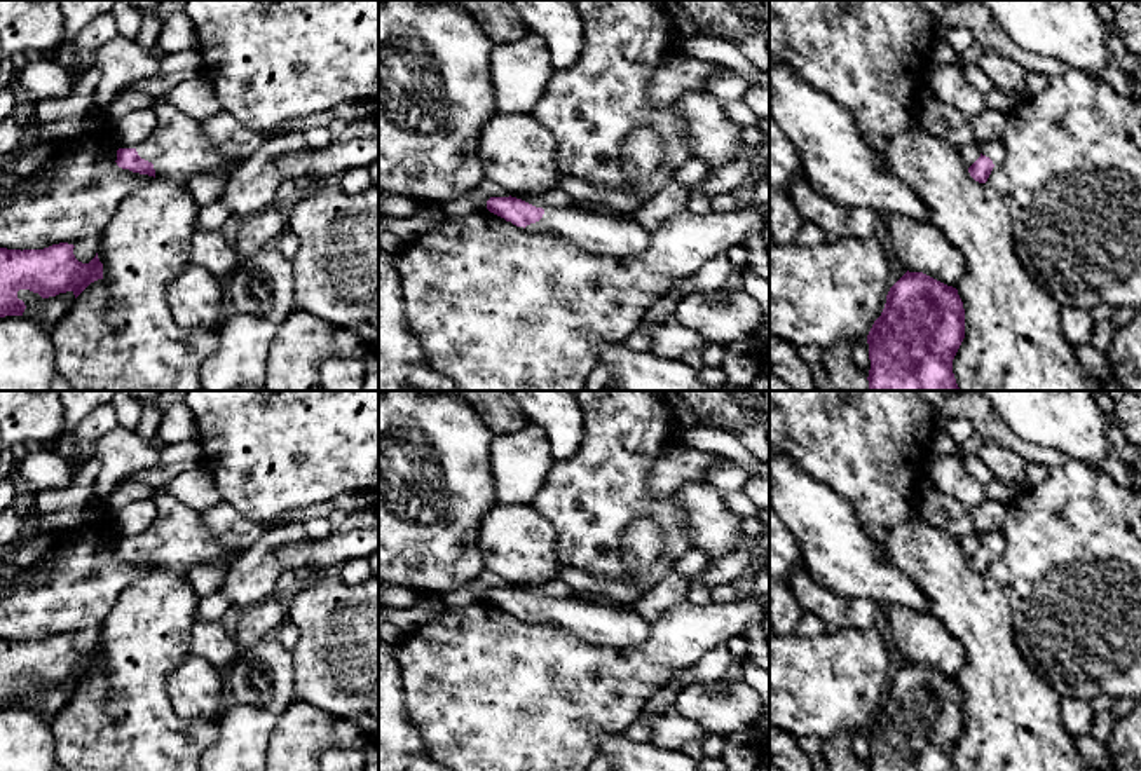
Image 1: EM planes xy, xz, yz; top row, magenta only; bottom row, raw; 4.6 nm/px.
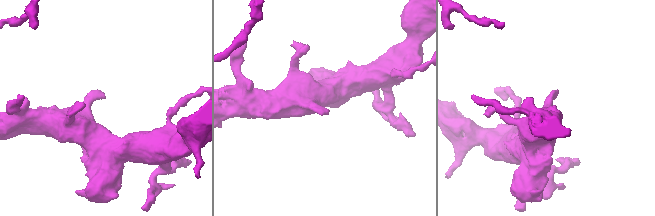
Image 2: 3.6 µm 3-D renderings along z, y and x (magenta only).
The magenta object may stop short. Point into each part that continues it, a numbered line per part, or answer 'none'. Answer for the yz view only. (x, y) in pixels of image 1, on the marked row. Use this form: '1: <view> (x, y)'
1: yz (995, 150)

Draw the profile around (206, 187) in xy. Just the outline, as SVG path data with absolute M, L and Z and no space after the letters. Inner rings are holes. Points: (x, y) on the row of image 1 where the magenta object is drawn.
M216 171L216 173L199 173L194 176L188 176L183 183L197 208L204 208L218 199L222 199L225 185L230 178L230 173L227 171Z

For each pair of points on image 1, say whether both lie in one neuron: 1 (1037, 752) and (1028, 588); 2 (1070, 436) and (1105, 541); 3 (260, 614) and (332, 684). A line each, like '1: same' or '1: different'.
1: different
2: different
3: different

